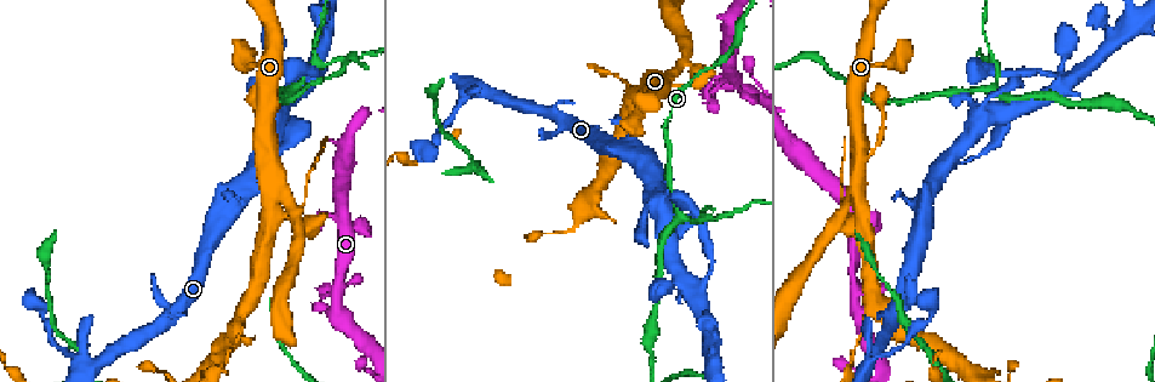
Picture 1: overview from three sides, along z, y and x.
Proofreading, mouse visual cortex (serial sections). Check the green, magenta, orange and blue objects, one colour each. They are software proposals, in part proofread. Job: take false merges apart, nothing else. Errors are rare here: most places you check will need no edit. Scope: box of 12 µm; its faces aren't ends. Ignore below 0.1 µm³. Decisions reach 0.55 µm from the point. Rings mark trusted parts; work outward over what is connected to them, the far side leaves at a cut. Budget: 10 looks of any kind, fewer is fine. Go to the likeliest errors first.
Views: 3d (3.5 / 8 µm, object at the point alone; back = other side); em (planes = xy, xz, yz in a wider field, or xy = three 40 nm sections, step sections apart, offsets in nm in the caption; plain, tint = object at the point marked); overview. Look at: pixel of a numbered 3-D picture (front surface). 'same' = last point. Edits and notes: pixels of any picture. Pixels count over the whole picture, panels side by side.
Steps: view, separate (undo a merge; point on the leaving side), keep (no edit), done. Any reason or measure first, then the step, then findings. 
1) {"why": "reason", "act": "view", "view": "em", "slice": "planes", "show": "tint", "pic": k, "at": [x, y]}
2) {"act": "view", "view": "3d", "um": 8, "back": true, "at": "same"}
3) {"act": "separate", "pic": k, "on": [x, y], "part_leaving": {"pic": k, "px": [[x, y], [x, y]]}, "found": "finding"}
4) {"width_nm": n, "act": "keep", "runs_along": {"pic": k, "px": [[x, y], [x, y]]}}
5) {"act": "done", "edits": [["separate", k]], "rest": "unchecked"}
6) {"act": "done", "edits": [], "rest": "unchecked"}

{"act": "view", "view": "3d", "um": 3.5, "back": true, "pic": 1, "at": [337, 301]}

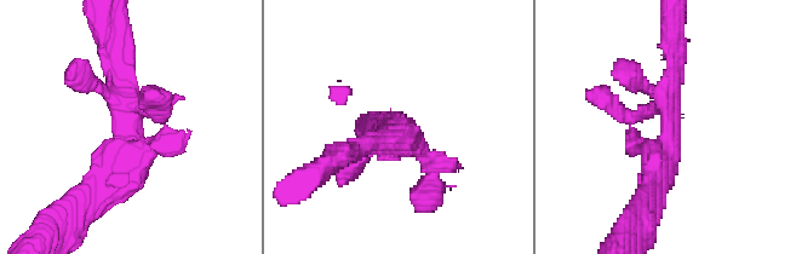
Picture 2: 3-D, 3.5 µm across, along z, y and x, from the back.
{"act": "view", "view": "em", "slice": "planes", "show": "plain", "pic": 2, "at": [128, 128]}

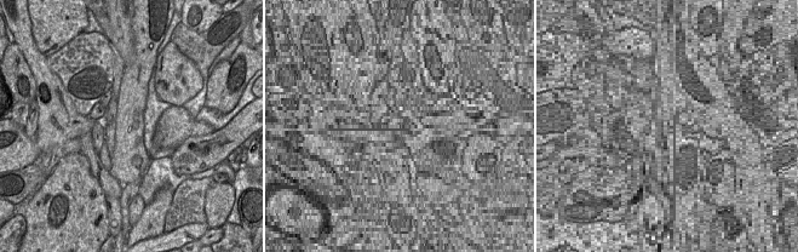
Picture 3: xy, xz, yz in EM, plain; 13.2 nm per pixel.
{"why": "with the object marked", "act": "view", "view": "em", "slice": "planes", "show": "tint", "at": "same"}

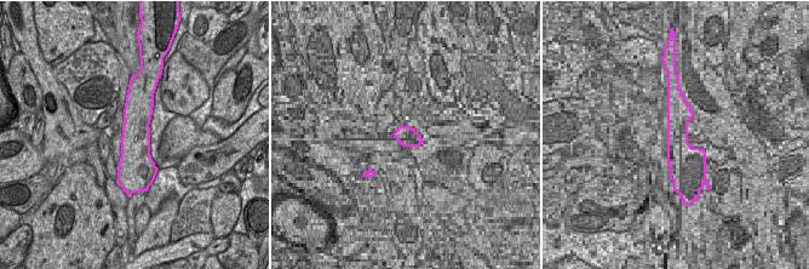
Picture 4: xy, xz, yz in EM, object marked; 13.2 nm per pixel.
{"act": "keep", "runs_along": {"pic": 2, "px": [[676, 50], [654, 195]]}, "found": "one cell here"}

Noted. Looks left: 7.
{"why": "thick turns thin", "act": "view", "view": "3d", "um": 3.5, "pic": 1, "at": [72, 355]}

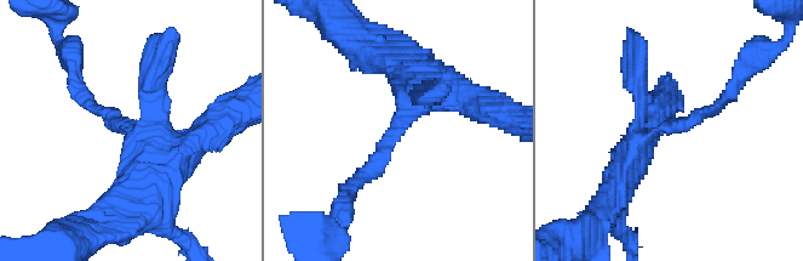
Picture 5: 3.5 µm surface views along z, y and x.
{"arm_widths_nm": [200, 400], "why": "shape alone is not enough", "act": "view", "view": "em", "slice": "xy", "step": 2, "show": "tint", "pic": 5, "at": [401, 131]}

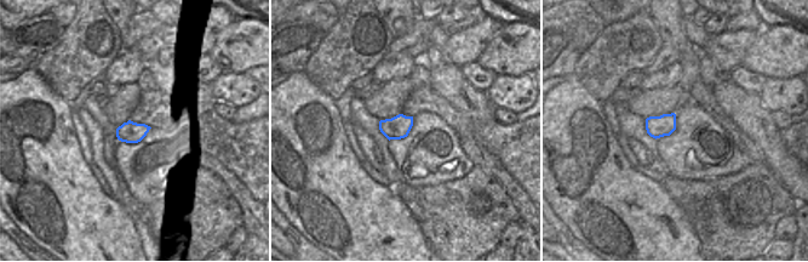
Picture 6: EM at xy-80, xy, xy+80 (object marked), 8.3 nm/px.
{"act": "keep", "runs_along": {"pic": 5, "px": [[459, 97], [411, 109], [355, 185]]}, "found": "one cell here"}

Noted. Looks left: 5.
{"why": "two arms in line, one across", "act": "view", "view": "3d", "um": 3.5, "pic": 1, "at": [271, 155]}

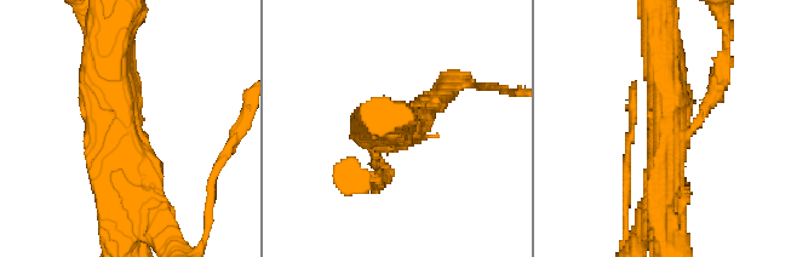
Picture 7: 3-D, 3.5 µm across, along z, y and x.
{"arms": 3, "arm_widths_nm": [200, 500, 500], "act": "view", "view": "em", "slice": "xy", "step": 5, "show": "tint", "pic": 7, "at": [120, 131]}

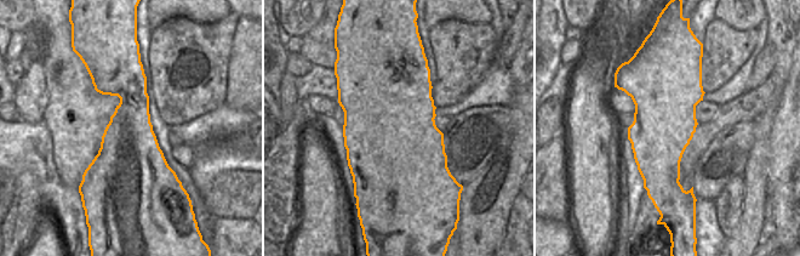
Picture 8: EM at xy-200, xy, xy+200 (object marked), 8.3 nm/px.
{"act": "keep", "runs_along": {"pic": 7, "px": [[109, 52], [127, 212]]}, "found": "one cell here"}

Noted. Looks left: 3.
{"why": "side arm on a straight run", "act": "view", "view": "em", "slice": "planes", "show": "tint", "pic": 1, "at": [875, 302]}

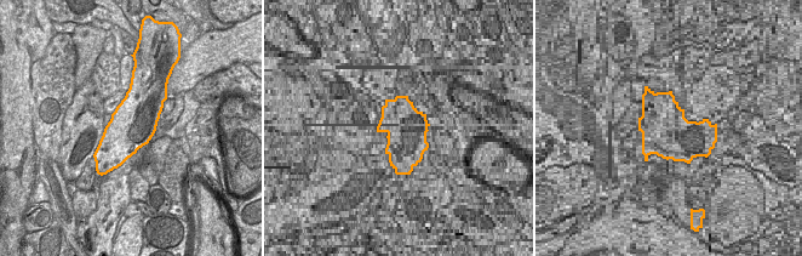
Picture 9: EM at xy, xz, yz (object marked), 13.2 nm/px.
{"why": "see where the arms go", "act": "view", "view": "3d", "um": 3.5, "at": "same"}

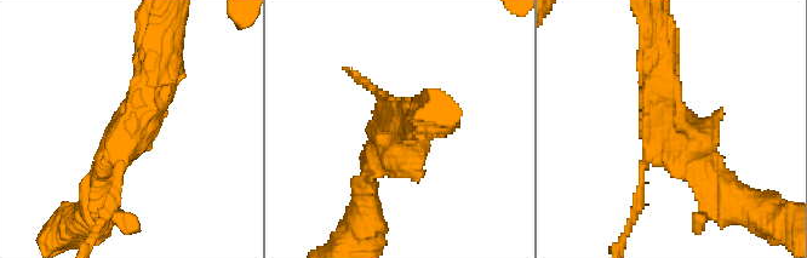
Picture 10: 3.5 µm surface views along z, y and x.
{"act": "keep", "runs_along": {"pic": 10, "px": [[158, 56], [139, 126], [98, 189]]}, "found": "one cell here"}

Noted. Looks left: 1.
{"act": "done", "edits": [], "rest": "unchecked"}

